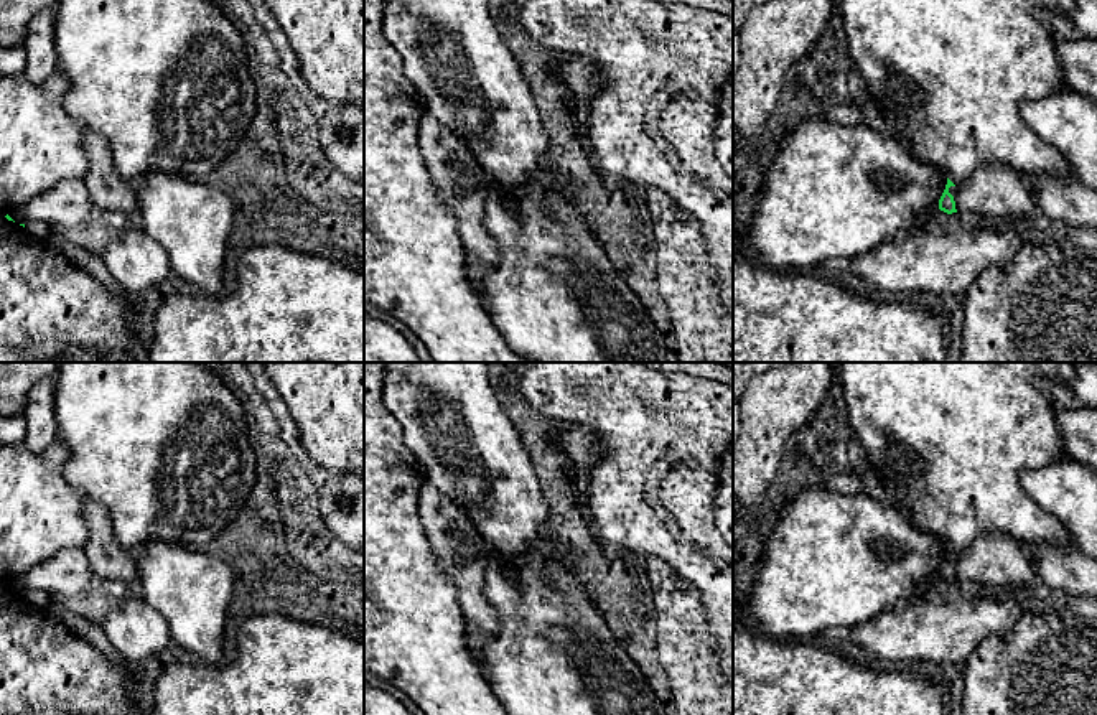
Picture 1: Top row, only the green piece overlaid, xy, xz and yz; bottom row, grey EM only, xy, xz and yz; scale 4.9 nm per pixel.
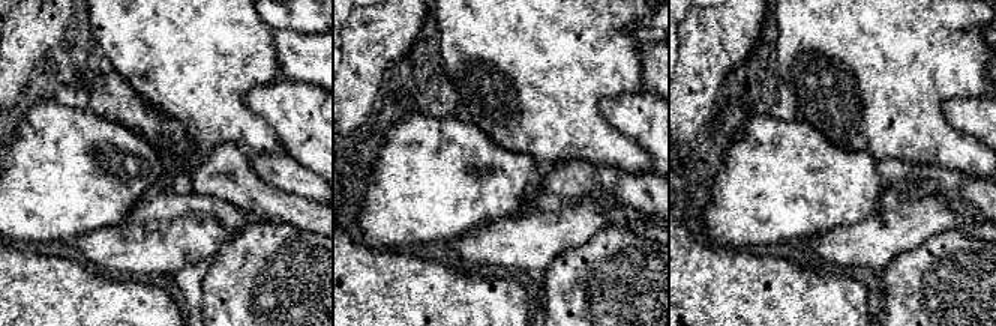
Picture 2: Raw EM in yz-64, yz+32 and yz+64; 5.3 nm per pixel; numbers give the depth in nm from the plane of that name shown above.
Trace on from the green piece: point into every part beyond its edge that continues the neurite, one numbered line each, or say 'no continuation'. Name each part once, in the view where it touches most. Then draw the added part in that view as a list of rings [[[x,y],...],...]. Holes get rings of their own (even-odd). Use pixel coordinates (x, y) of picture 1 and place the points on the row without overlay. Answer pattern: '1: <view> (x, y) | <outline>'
1: yz (947, 440) | [[[842,362],[840,382],[850,414],[853,437],[865,451],[866,461],[881,479],[885,499],[901,511],[919,530],[942,539],[960,555],[978,535],[993,532],[1013,539],[1020,545],[1072,547],[1067,529],[1049,512],[1043,511],[1020,484],[1020,473],[1043,468],[1066,458],[1062,433],[1054,422],[1054,404],[1034,386],[1036,379],[1067,382],[1074,377],[1074,362]]]

